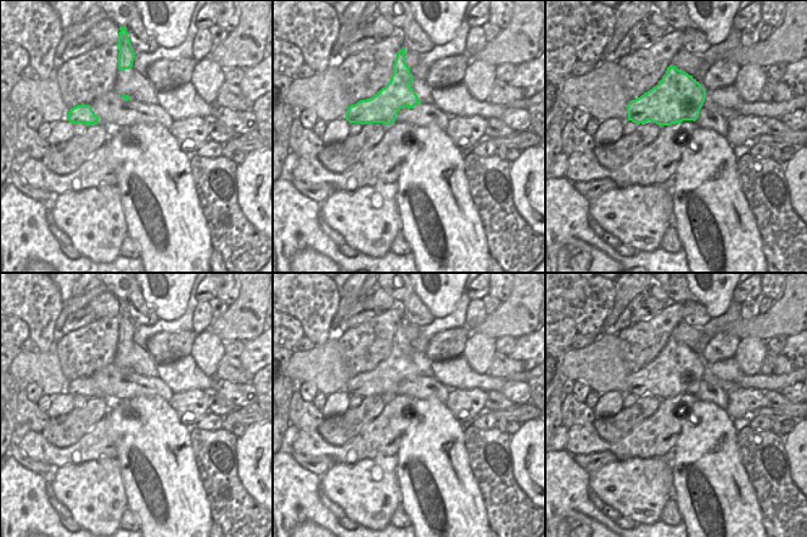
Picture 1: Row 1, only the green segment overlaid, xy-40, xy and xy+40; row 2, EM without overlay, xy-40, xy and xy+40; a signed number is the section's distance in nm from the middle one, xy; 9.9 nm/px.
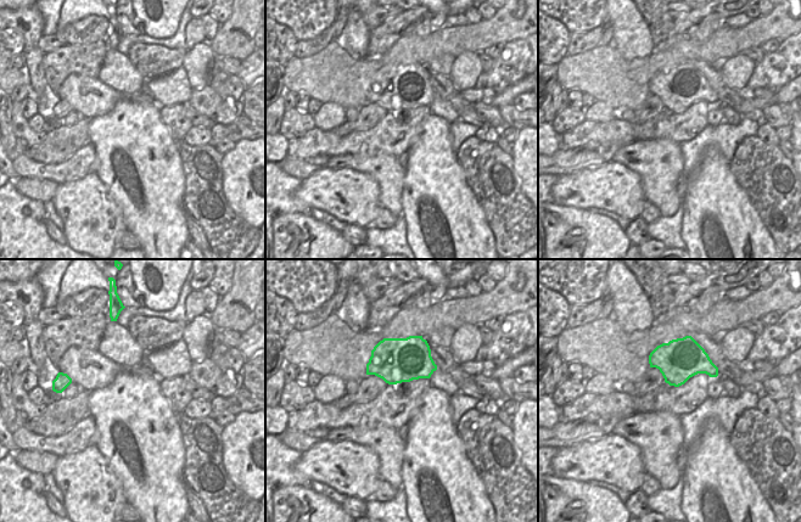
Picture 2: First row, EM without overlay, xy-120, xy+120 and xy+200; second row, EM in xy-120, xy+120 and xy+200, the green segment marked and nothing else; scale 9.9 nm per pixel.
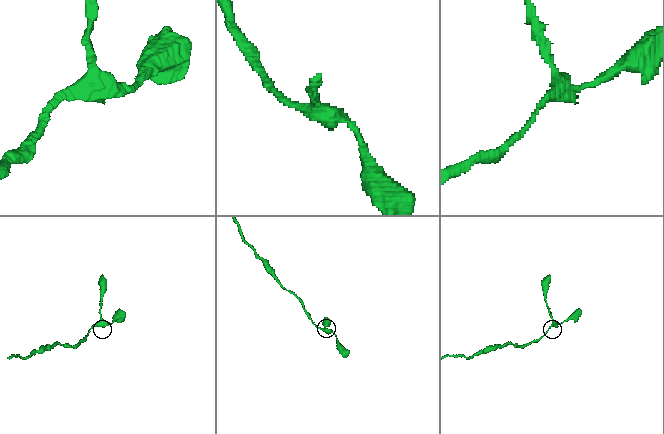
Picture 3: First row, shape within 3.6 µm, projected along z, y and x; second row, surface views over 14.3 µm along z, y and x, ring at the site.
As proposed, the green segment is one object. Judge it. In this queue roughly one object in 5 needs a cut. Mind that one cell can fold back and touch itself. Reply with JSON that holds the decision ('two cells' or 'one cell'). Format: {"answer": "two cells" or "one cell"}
{"answer": "two cells"}

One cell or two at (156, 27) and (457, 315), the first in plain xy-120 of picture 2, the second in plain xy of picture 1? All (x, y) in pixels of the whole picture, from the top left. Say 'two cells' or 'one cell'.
two cells

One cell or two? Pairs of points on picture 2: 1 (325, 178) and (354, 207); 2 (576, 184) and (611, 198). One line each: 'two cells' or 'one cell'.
1: one cell
2: one cell

